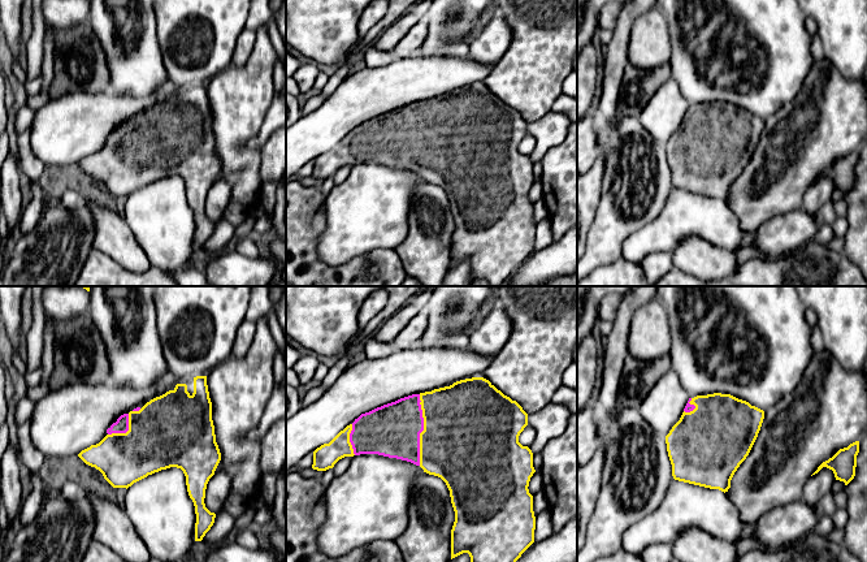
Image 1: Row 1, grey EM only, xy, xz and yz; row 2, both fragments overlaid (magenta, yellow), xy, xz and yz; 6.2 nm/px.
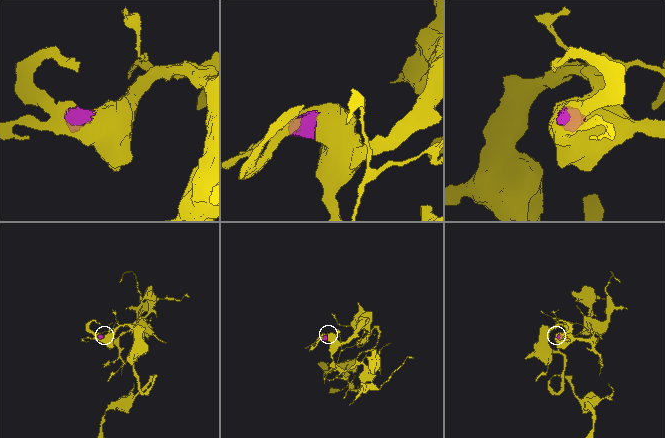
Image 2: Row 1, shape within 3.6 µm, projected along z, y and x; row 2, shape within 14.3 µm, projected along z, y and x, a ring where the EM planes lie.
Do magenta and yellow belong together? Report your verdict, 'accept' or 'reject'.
accept

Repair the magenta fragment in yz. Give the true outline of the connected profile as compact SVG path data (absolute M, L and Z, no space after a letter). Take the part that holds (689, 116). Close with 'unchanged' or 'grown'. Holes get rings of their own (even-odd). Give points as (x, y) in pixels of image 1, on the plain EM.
M731 103L689 107L680 129L666 144L673 187L728 200L763 127L763 118Z; grown

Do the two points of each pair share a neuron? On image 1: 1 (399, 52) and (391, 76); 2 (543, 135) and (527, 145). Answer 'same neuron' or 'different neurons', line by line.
1: different neurons
2: different neurons

